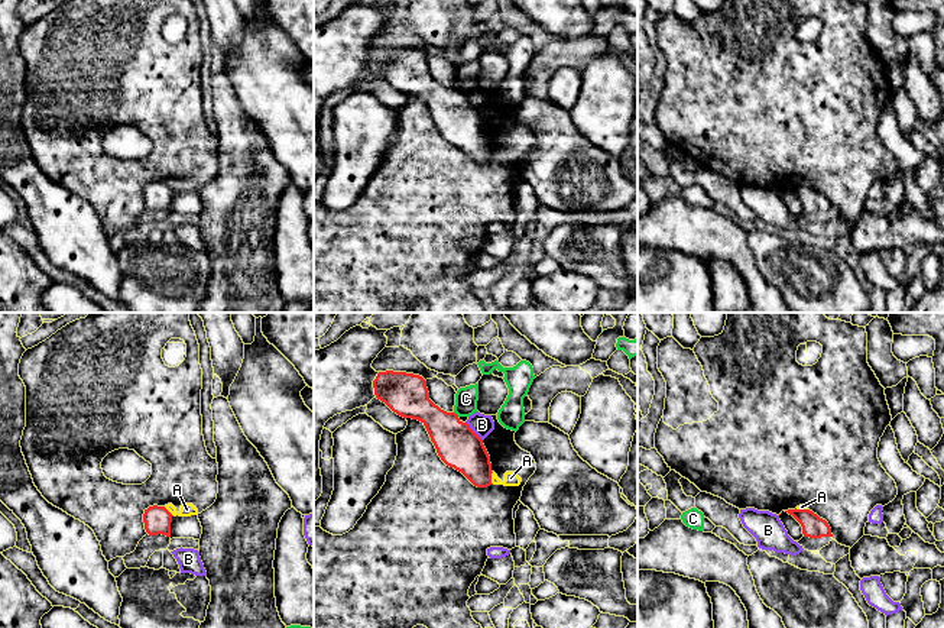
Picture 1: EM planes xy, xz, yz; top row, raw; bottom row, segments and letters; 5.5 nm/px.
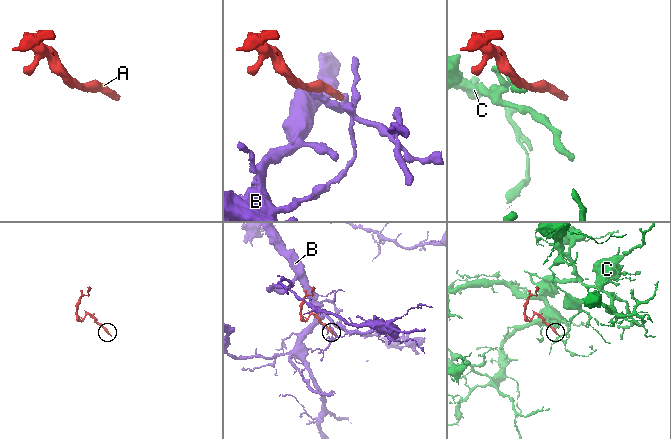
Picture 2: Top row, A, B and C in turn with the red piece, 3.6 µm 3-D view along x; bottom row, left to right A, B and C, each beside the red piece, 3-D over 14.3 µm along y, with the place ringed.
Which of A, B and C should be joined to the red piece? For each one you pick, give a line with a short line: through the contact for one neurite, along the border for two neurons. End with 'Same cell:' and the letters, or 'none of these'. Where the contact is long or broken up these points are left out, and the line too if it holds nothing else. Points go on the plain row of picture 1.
Same cell: none of these

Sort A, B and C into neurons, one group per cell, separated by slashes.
A / B / C

